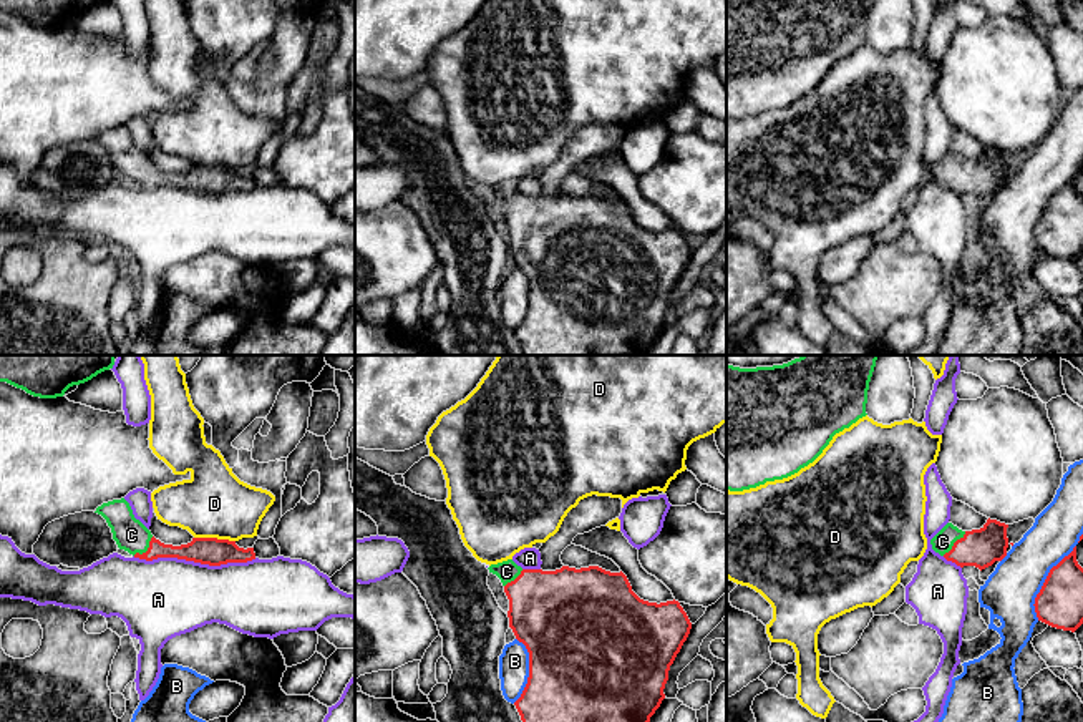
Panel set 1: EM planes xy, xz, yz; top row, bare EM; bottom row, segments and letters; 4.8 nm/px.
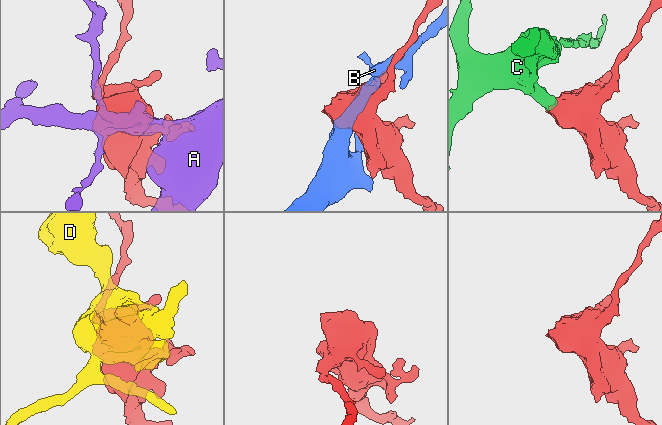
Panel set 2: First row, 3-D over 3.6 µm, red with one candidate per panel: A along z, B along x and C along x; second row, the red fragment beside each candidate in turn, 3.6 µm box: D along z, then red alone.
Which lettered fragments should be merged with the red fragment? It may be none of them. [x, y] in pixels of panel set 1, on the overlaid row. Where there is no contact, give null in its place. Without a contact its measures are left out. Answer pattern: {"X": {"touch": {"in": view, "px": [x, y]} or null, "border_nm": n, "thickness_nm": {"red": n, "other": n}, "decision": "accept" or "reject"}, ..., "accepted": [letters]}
{"A": {"touch": {"in": "xy", "px": [194, 561]}, "border_nm": 600, "thickness_nm": {"red": 140, "other": 380}, "decision": "reject"}, "B": {"touch": {"in": "yz", "px": [1045, 581]}, "border_nm": 420, "thickness_nm": {"red": 220, "other": 260}, "decision": "reject"}, "C": {"touch": {"in": "yz", "px": [954, 545]}, "border_nm": 170, "thickness_nm": {"red": 190, "other": 100}, "decision": "accept"}, "D": {"touch": {"in": "xy", "px": [214, 538]}, "border_nm": 200, "thickness_nm": {"red": 140, "other": 340}, "decision": "reject"}, "accepted": ["C"]}

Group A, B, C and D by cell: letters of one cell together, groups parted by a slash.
A / B / C / D

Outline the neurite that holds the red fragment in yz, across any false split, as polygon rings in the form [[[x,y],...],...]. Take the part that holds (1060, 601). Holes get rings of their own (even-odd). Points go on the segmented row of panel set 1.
[[[1076,546],[1053,566],[1035,598],[1038,621],[1075,632],[1083,624],[1083,568],[1076,561]]]

